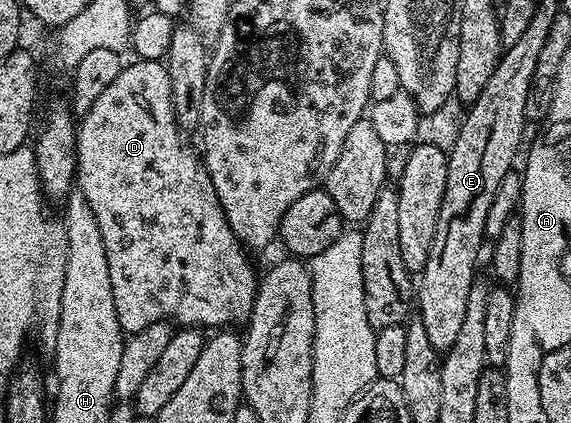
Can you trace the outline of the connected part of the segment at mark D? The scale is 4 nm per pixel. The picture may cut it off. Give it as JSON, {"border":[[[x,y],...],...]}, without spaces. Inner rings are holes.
{"border":[[[143,62],[123,65],[120,76],[96,96],[96,104],[81,115],[80,125],[76,130],[78,136],[78,173],[76,186],[88,200],[88,208],[96,215],[96,224],[100,224],[100,236],[104,236],[104,252],[108,252],[108,272],[112,276],[112,300],[116,304],[116,316],[120,320],[123,331],[127,335],[140,332],[157,321],[167,321],[182,328],[226,328],[229,322],[249,323],[250,310],[254,306],[256,274],[250,263],[251,255],[247,253],[241,242],[235,238],[232,228],[226,219],[224,208],[216,196],[216,188],[212,188],[212,180],[206,171],[206,163],[202,161],[199,151],[185,142],[183,131],[178,128],[178,121],[172,108],[172,84],[168,80],[168,72],[162,62]]]}

